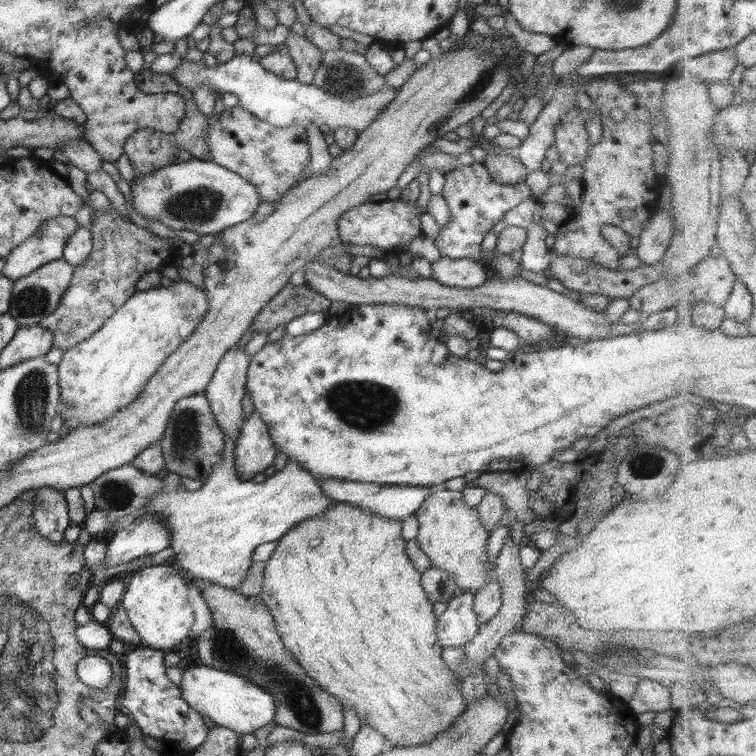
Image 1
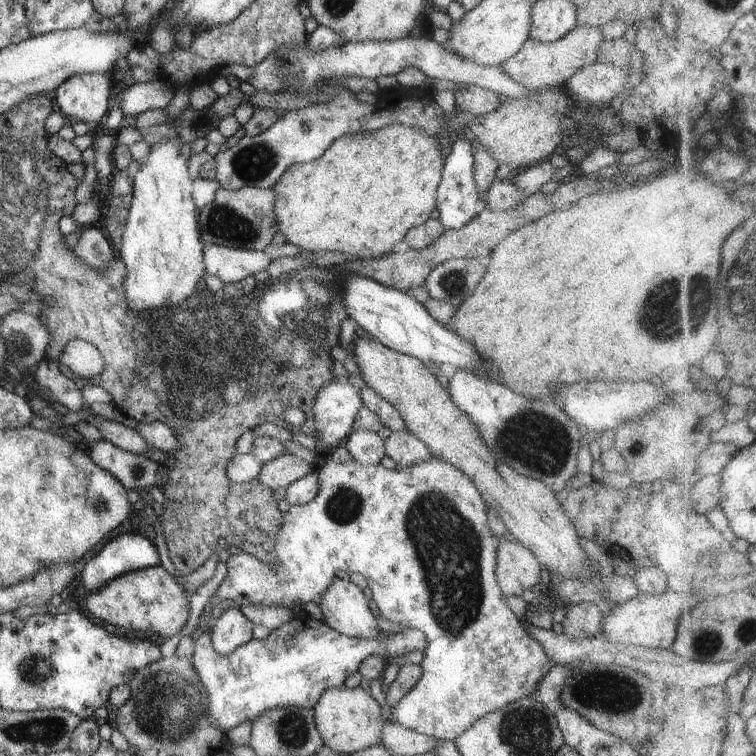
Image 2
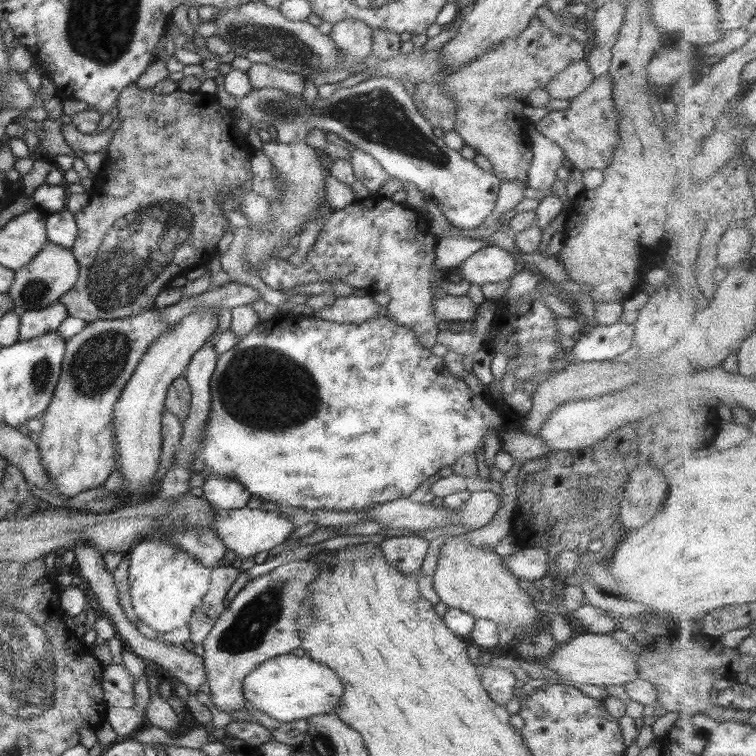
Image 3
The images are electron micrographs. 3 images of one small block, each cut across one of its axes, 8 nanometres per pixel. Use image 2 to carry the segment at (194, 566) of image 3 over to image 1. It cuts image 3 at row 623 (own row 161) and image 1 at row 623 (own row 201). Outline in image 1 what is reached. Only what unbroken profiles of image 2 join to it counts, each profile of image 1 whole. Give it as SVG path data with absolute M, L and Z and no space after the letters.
M171 564L142 566L130 577L118 606L125 609L131 627L147 648L161 651L177 647L181 640L190 639L187 633L193 625L194 616L187 600L185 581L187 577L182 570Z

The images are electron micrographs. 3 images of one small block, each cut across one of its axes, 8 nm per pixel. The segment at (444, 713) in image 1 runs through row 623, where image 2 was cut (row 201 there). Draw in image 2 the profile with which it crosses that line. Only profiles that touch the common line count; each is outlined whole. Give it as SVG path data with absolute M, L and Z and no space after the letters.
M391 124L387 128L379 128L379 130L367 130L366 132L357 132L351 136L341 136L335 139L330 146L324 150L323 154L310 160L309 162L293 163L289 165L287 170L279 176L279 180L272 186L275 192L275 202L273 214L275 214L275 222L277 222L278 231L285 236L288 244L293 244L301 251L309 252L341 252L348 254L350 258L370 259L390 252L393 244L402 240L406 232L418 225L423 224L429 219L429 214L436 207L436 188L440 180L440 172L445 162L445 156L441 156L441 147L439 139L433 136L427 136L421 128L417 126L403 126L403 124Z

